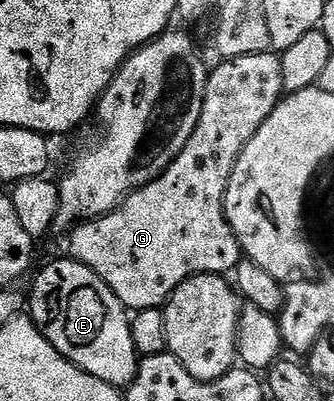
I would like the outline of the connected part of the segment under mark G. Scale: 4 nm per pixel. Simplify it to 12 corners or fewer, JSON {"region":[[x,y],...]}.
{"region":[[273,50],[221,60],[171,166],[68,233],[134,313],[232,273],[239,154],[285,92]]}

